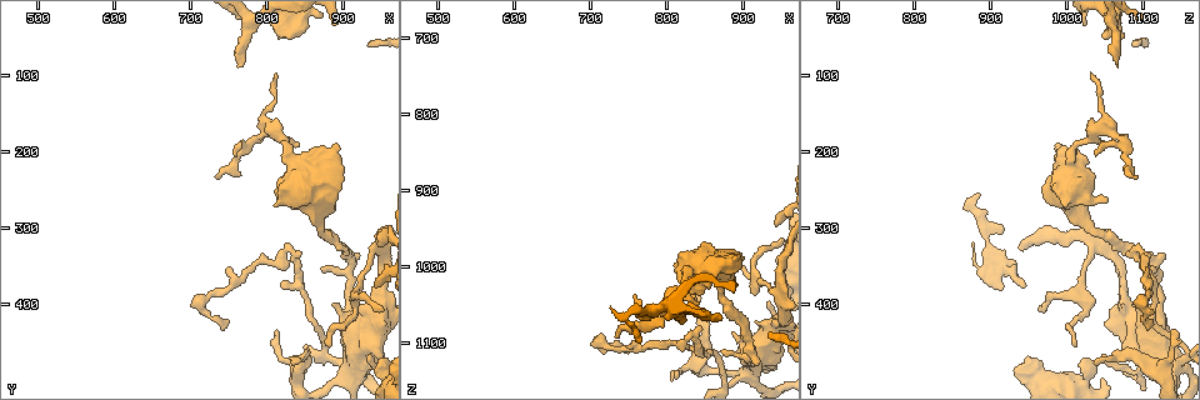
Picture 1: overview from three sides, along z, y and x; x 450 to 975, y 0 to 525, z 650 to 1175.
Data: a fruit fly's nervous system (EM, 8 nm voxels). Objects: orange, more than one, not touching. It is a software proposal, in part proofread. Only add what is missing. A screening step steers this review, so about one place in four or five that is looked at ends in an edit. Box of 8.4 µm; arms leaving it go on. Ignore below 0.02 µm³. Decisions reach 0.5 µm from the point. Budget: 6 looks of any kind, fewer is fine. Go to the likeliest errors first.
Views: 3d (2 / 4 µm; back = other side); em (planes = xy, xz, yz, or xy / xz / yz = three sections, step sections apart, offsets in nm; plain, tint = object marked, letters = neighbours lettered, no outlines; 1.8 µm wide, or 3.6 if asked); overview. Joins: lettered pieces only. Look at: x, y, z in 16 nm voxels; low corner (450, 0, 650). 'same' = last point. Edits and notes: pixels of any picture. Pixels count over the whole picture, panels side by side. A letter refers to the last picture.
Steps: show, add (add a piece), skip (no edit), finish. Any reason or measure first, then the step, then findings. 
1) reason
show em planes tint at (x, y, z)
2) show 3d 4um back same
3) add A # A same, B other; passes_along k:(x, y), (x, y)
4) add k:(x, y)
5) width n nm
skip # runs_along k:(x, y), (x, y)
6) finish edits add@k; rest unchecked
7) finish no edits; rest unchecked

show em planes letters at (750, 425, 1115)

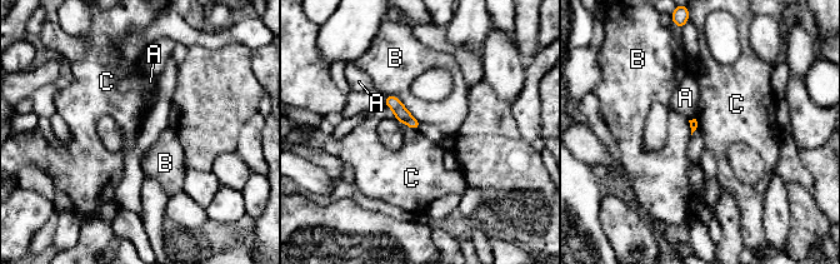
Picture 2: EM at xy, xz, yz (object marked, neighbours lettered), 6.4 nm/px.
longest_contact B 300 nm
skip # A other, B other, C other; runs_along 2:(388, 98), (416, 124); none of them fits

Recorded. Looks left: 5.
an open end
show em 3.6um xy step 8 letters at (735, 230, 1090)

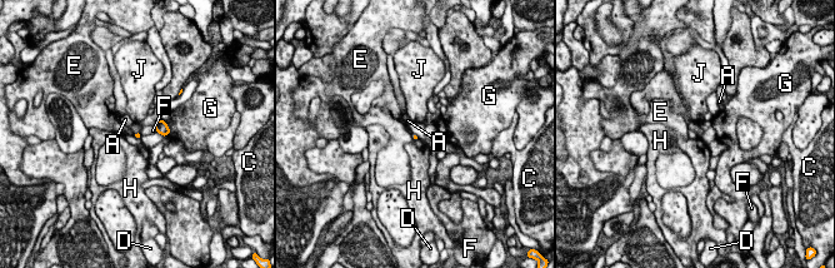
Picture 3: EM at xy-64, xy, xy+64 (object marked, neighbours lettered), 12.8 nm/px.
another direction
show em 3.6um planes letters same

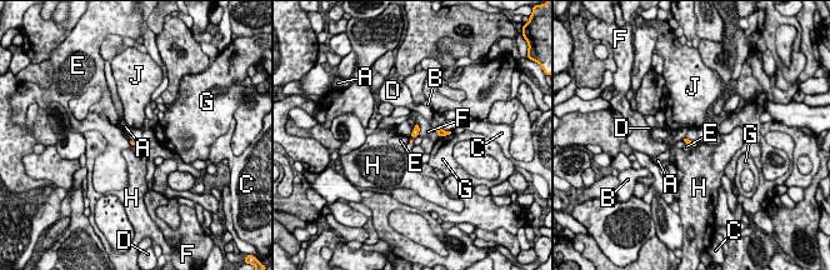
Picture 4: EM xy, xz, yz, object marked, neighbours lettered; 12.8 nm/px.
skip # A other, B other, C other, D other, E other, F other, G other, H other, J other; border 4:(685, 143), (691, 146); none of them fits

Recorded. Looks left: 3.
an open end
show 3d 2um back at (935, 465, 1050)

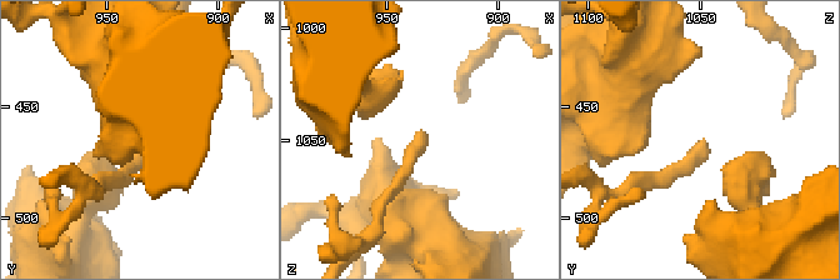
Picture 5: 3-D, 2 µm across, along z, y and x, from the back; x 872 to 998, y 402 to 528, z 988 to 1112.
need the tissue
show em yz step 16 letters at (937, 466, 1047)

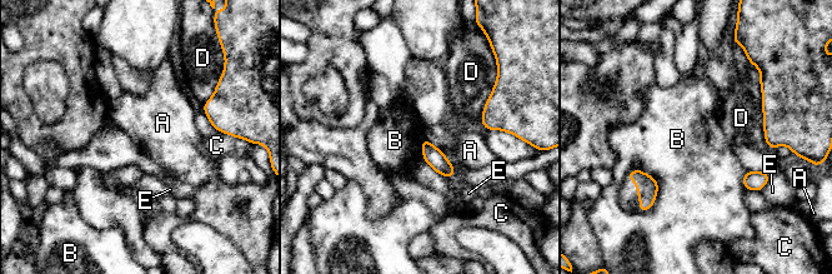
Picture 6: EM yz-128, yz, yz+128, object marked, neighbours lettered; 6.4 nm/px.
longest_contact D 400 nm
skip # A other, B other, C other, D other, E other; border 6:(633, 168), (657, 182), (651, 208); no lettered piece goes on from it

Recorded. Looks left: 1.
finish no edits; rest unchecked

